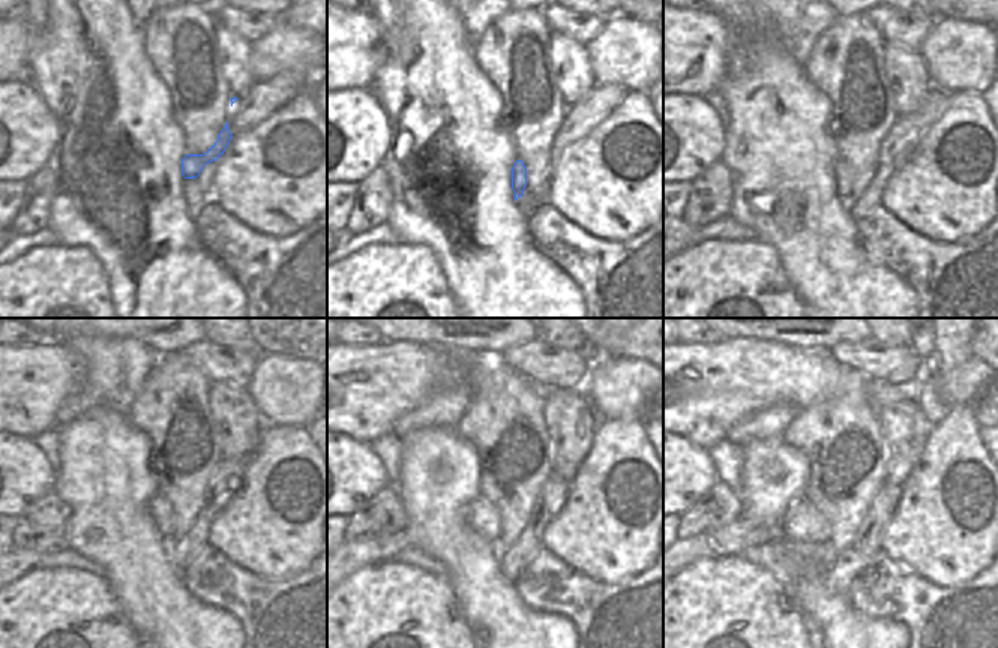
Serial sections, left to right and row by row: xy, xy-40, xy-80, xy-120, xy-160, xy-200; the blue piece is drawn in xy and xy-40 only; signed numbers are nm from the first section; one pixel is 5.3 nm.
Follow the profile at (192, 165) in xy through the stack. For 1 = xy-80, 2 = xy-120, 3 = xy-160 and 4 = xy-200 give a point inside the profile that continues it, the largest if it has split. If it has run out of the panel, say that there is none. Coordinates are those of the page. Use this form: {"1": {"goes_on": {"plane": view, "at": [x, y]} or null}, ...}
{"1": {"goes_on": {"plane": "xy-80", "at": [844, 174]}}, "2": {"goes_on": {"plane": "xy-120", "at": [159, 507]}}, "3": {"goes_on": {"plane": "xy-160", "at": [480, 516]}}, "4": {"goes_on": {"plane": "xy-200", "at": [803, 524]}}}

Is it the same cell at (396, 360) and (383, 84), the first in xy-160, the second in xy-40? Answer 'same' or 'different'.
different

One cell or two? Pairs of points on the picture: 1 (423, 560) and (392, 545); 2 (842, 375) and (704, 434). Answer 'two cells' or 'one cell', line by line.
1: two cells
2: one cell

